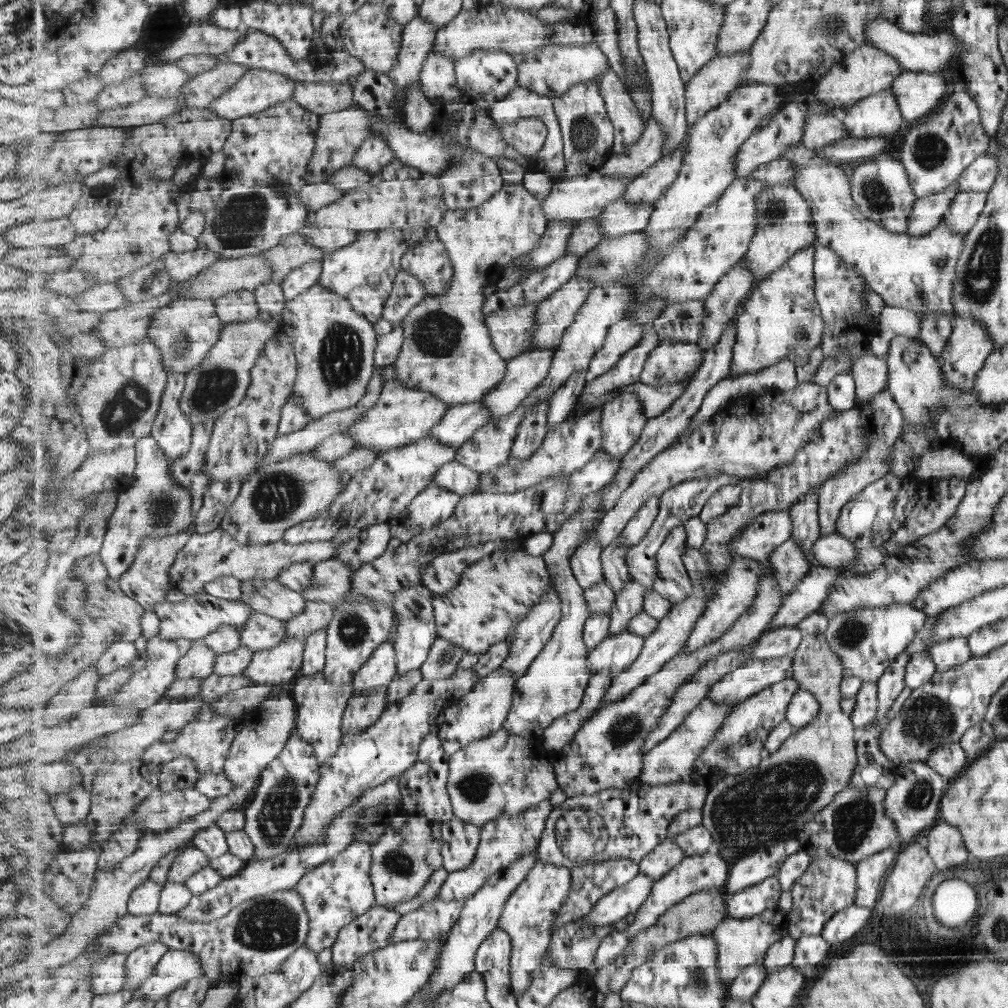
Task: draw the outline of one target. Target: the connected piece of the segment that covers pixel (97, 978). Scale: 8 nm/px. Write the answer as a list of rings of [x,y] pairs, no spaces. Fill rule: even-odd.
[[[109,953],[92,968],[92,989],[95,994],[111,994],[124,990],[127,982],[128,953]]]

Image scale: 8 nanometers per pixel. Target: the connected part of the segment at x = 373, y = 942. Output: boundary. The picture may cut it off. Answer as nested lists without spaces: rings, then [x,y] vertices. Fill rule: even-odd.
[[[375,905],[369,912],[358,916],[353,922],[341,930],[338,940],[332,946],[332,962],[335,964],[337,971],[353,970],[355,962],[361,960],[361,957],[367,953],[375,952],[380,948],[390,945],[389,939],[395,933],[401,915],[395,911],[385,909],[379,905]]]

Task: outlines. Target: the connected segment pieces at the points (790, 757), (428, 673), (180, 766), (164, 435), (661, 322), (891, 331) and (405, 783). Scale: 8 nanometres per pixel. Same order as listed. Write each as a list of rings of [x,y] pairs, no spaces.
[[[825,633],[805,635],[801,645],[793,654],[793,680],[799,682],[800,689],[809,690],[821,703],[821,713],[817,721],[805,729],[796,730],[777,752],[770,754],[759,766],[746,770],[745,774],[727,775],[717,786],[710,789],[703,808],[703,822],[716,840],[716,851],[729,862],[749,856],[763,846],[769,848],[769,842],[779,842],[781,836],[798,833],[813,820],[828,804],[847,789],[856,773],[858,765],[857,737],[859,730],[850,718],[850,710],[842,710],[841,684],[845,668],[835,651],[831,650]]]
[[[439,635],[435,645],[431,648],[428,660],[422,665],[423,680],[451,679],[456,674],[457,666],[465,654],[467,651],[463,651],[461,647],[453,645],[452,642]]]
[[[184,754],[166,764],[160,774],[160,786],[163,793],[182,789],[195,789],[200,772],[195,761]]]
[[[169,372],[167,388],[162,398],[162,405],[155,419],[154,427],[152,428],[151,436],[157,439],[165,455],[167,455],[171,461],[177,460],[179,457],[183,457],[183,455],[189,453],[193,442],[194,424],[189,416],[183,412],[180,405],[185,389],[186,373]]]
[[[687,300],[671,304],[653,324],[663,341],[700,342],[707,317],[704,300]]]
[[[886,306],[879,314],[878,333],[871,340],[870,350],[878,357],[884,358],[888,351],[889,341],[894,336],[908,336],[917,338],[920,331],[917,317],[906,309]]]
[[[431,734],[421,743],[417,762],[399,780],[403,791],[404,811],[410,815],[428,816],[434,821],[445,823],[454,816],[454,808],[447,790],[450,773],[450,756],[446,753],[438,734]]]

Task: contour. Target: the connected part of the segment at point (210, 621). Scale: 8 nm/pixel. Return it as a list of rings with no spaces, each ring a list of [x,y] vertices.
[[[206,590],[188,596],[179,602],[169,602],[166,599],[160,602],[154,610],[161,619],[160,637],[167,640],[179,640],[185,638],[191,641],[203,640],[209,634],[219,630],[224,625],[236,626],[241,629],[255,612],[250,604],[245,601],[230,601],[217,598]]]

